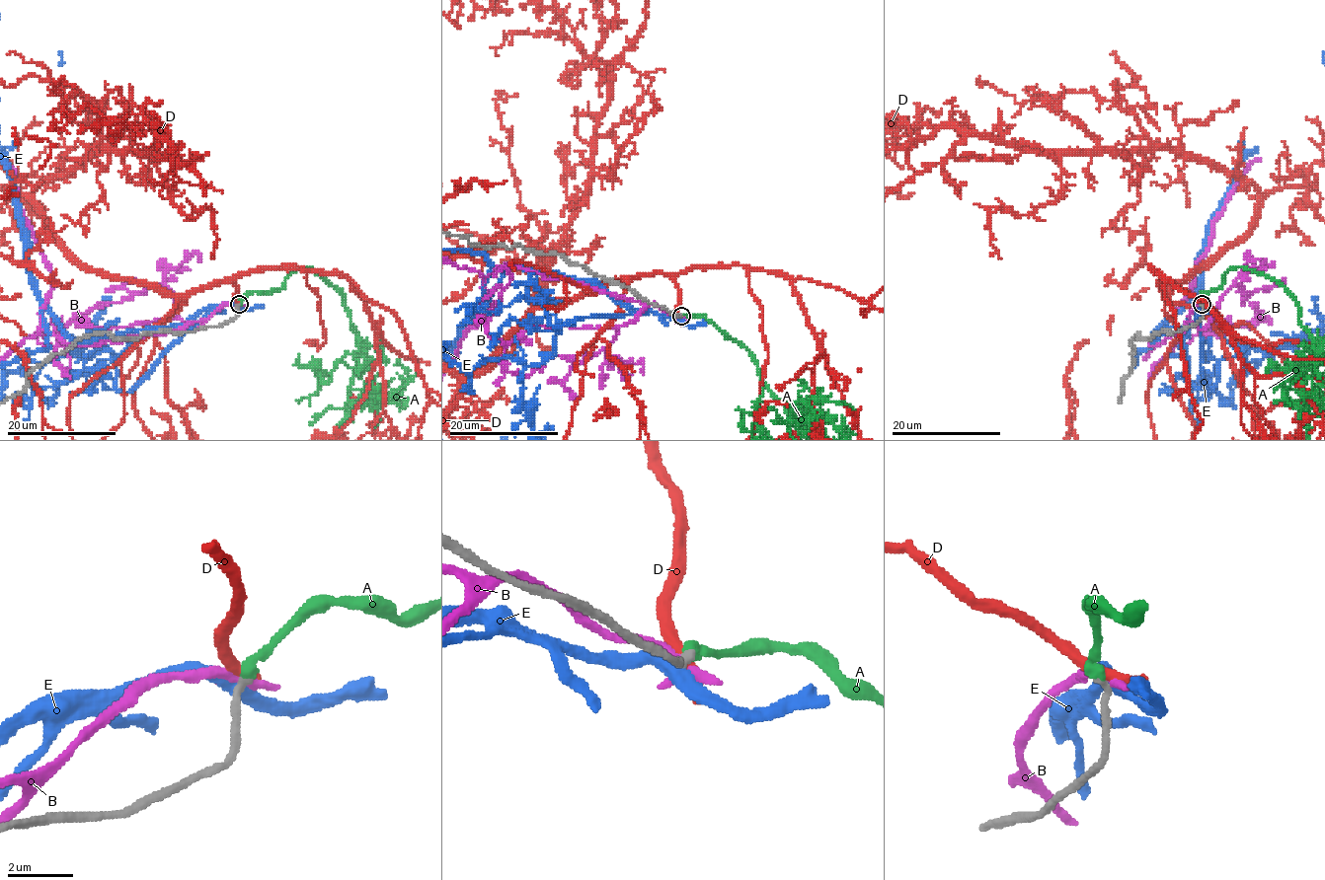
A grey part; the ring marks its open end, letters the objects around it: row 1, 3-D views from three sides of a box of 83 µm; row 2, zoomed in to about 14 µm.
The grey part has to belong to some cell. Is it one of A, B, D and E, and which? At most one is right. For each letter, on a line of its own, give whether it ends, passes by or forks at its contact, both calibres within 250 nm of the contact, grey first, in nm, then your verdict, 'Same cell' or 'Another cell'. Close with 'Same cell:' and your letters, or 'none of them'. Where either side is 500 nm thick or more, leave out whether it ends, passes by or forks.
A: It ends there. Thickness 240 nm (grey) against 360 nm. Same cell
B: It passes by. Thickness 240 nm (grey) against 340 nm. Another cell
D: It passes by. Thickness 240 nm (grey) against 360 nm. Another cell
E: It passes by. Thickness 300 nm (grey) against 360 nm. Another cell
Same cell: A

